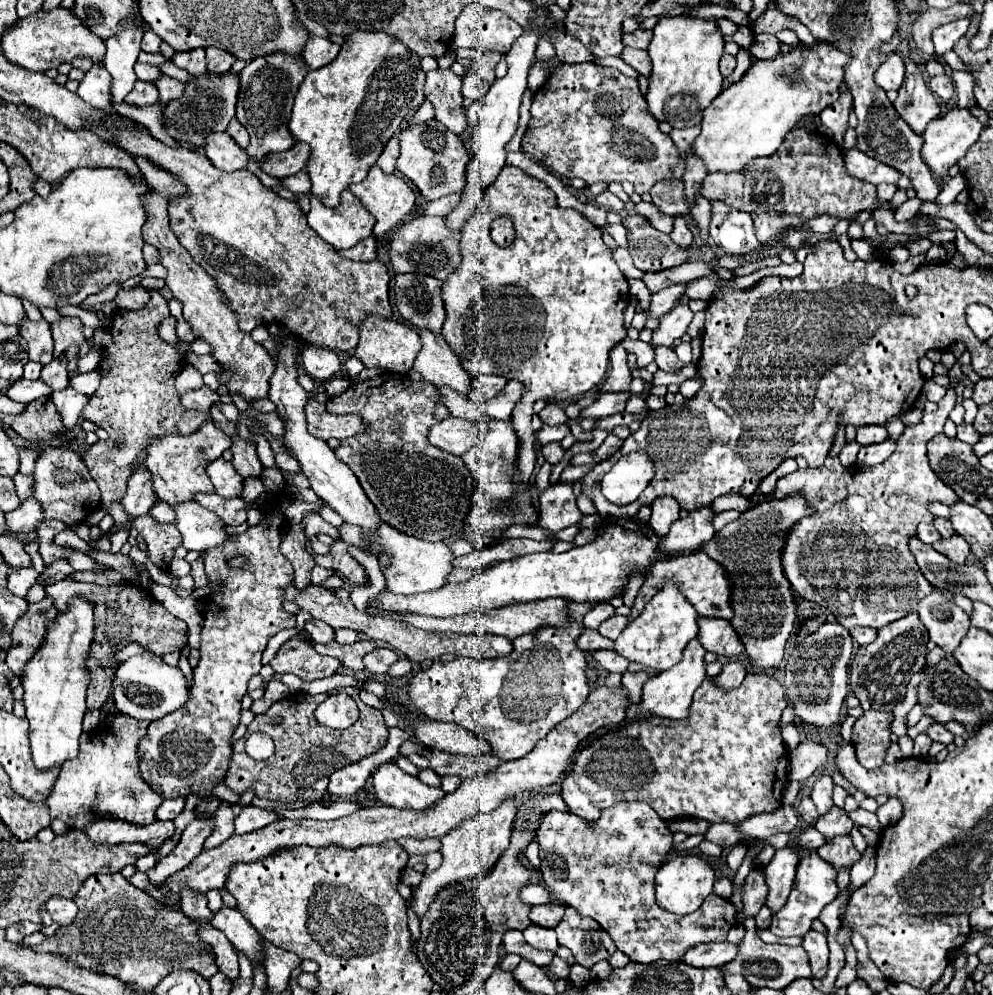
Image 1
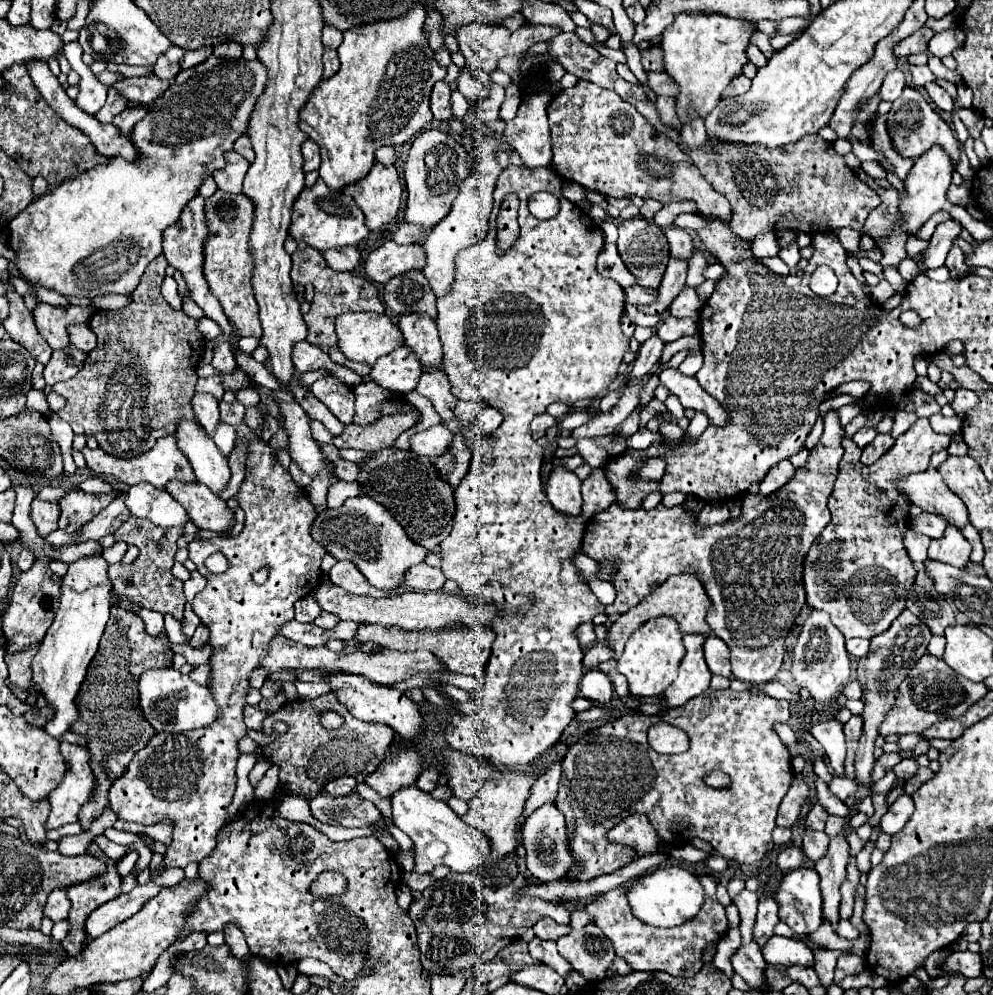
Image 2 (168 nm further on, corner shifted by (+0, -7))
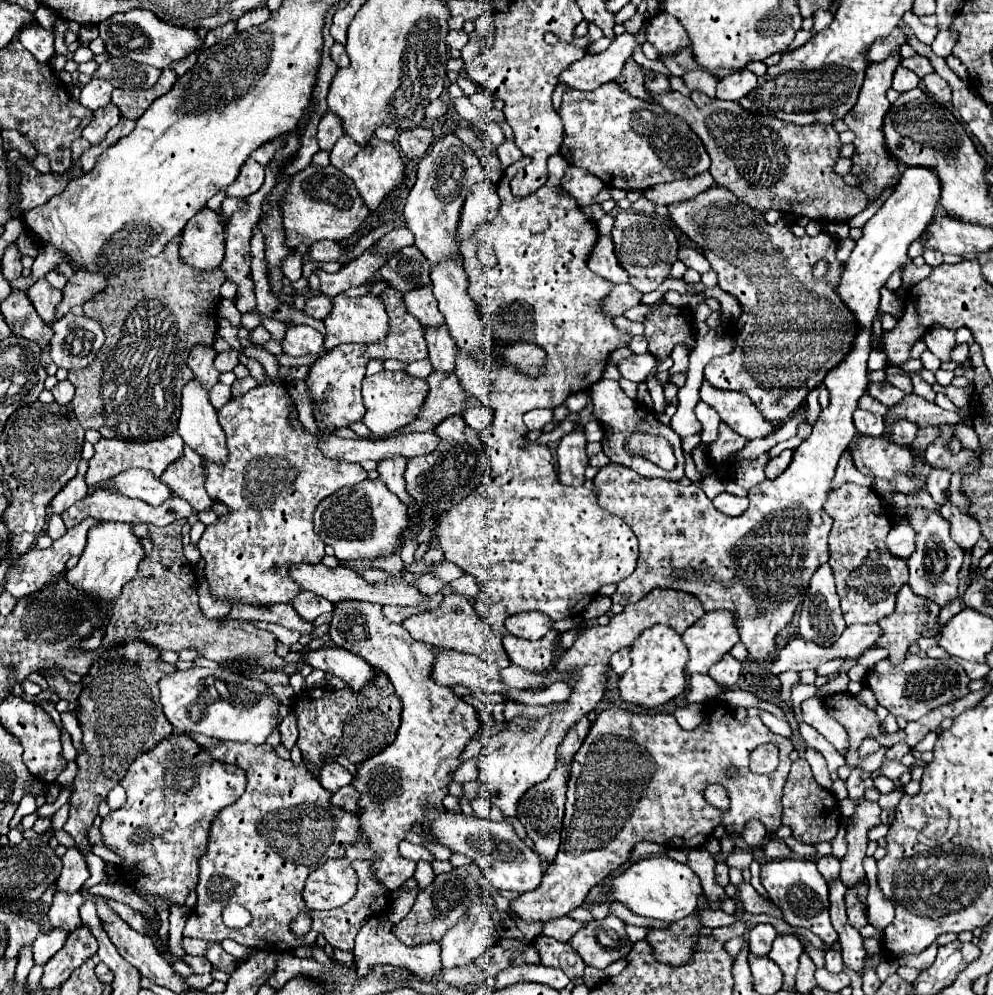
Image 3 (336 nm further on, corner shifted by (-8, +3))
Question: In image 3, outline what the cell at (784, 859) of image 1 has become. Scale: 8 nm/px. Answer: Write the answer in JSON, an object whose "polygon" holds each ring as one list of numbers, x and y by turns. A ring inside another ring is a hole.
{"polygon":[[760,923,750,929,750,951,754,955,768,955,772,941,776,939,776,929,770,923]]}

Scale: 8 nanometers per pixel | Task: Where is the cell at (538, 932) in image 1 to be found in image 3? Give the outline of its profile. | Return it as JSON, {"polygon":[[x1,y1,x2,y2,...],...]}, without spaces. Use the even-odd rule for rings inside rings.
{"polygon":[[538,935,534,939,534,947,540,953,540,963,544,963,548,967,562,969,570,979,584,975,586,965,580,959,580,955,570,947,570,943,562,943,552,937]]}

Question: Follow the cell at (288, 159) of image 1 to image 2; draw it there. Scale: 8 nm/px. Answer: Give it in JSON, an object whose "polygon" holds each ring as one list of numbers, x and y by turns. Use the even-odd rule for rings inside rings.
{"polygon":[[306,139,304,141,304,147,302,147,302,155,304,155,304,171,316,171,320,167,320,147,312,141,312,139]]}

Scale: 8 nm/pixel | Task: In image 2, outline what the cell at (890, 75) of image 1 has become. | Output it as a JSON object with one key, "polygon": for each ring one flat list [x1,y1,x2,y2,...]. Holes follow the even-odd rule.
{"polygon":[[894,69,888,73,888,77,884,79,882,83,882,89,880,89,880,95,884,101,896,101,902,93,902,89,906,87,906,81,904,81,904,73,900,69]]}

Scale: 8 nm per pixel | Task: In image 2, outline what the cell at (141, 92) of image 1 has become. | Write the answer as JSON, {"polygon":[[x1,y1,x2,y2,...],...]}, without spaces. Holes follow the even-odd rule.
{"polygon":[[144,107,144,109,126,109,126,111,122,111,120,115,116,115,112,123,120,129,120,133,128,135,128,133,132,131,132,127,134,127,140,119,144,119,144,113,148,113,148,107]]}

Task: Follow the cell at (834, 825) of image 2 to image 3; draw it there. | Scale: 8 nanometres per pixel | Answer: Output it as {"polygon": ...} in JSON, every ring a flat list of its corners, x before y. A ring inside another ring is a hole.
{"polygon":[[842,817,842,819,840,819,838,833,836,833,836,837,832,839,832,853,836,853,838,859,842,859,842,855,846,853,846,839,844,839,844,835,846,835,846,829,844,829,844,817]]}

